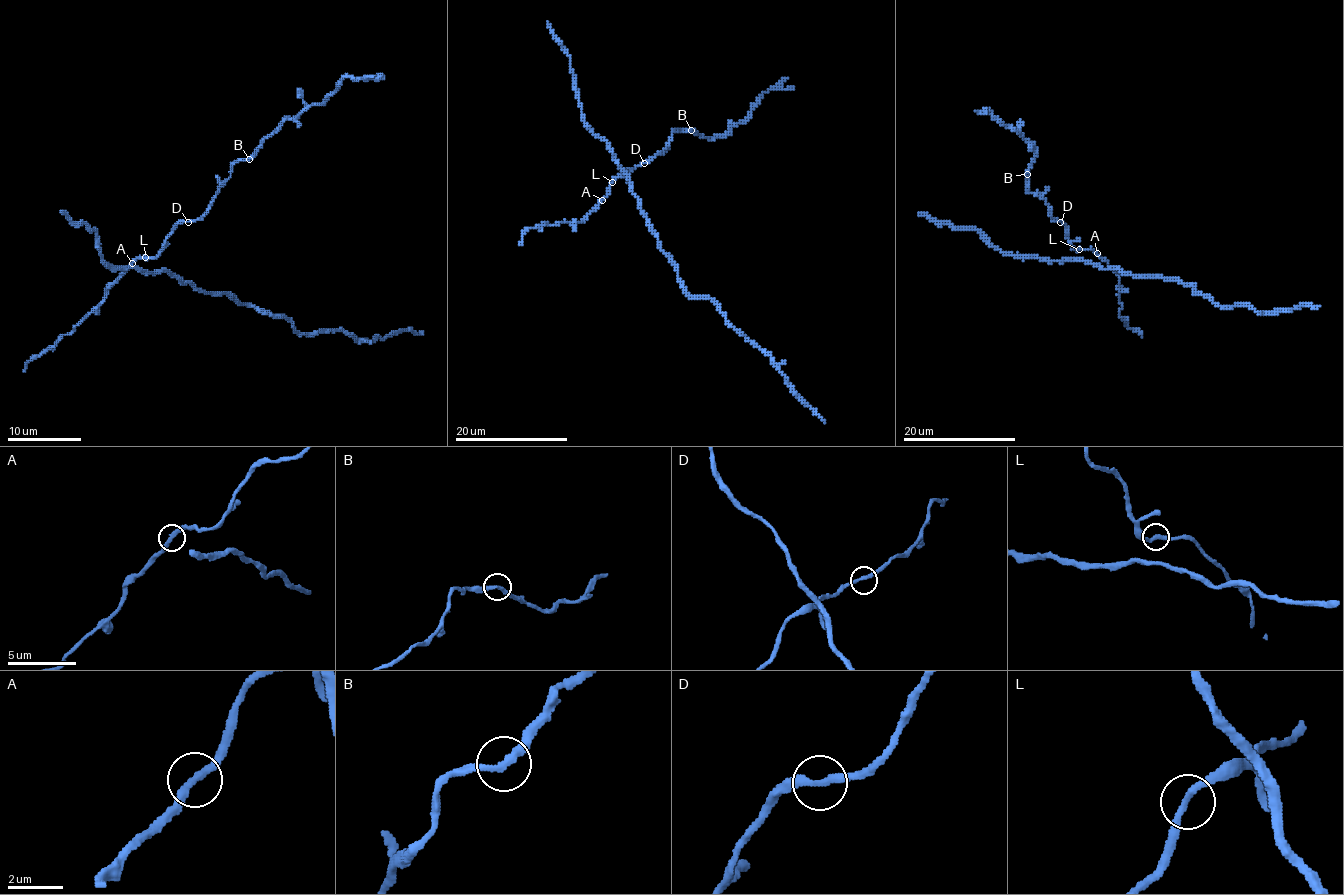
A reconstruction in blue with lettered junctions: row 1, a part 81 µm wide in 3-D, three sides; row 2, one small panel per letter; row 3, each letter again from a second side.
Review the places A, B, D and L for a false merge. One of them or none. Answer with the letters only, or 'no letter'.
no letter

